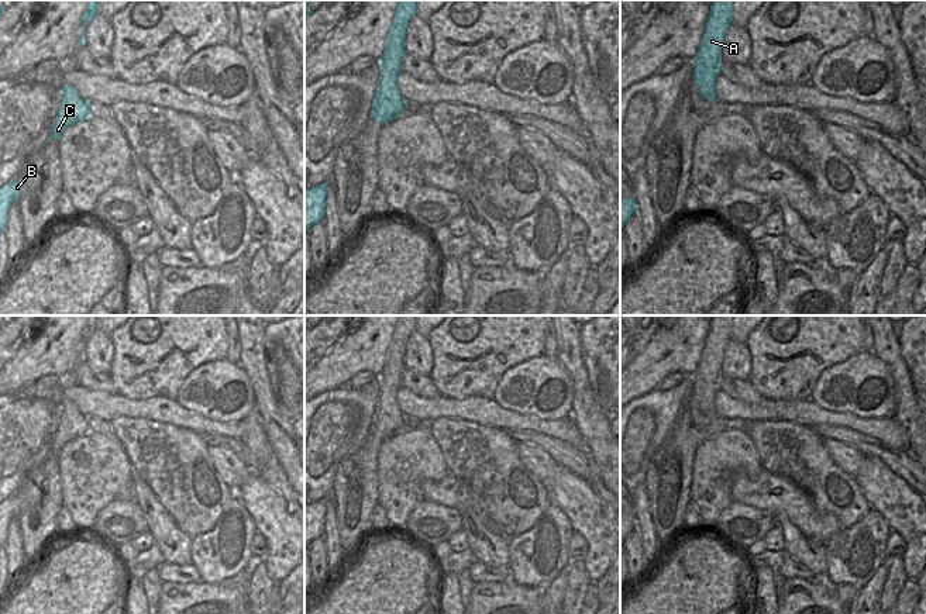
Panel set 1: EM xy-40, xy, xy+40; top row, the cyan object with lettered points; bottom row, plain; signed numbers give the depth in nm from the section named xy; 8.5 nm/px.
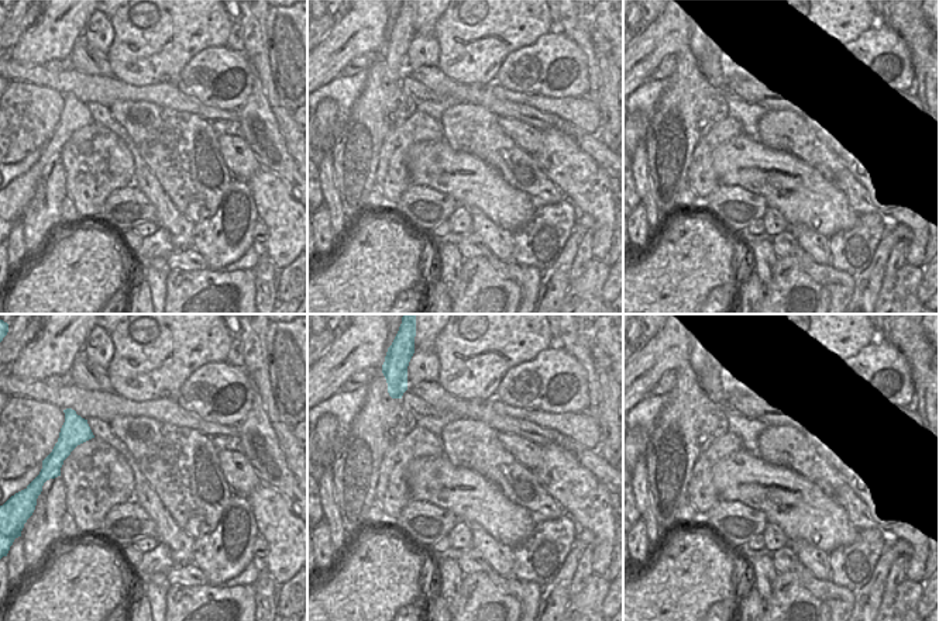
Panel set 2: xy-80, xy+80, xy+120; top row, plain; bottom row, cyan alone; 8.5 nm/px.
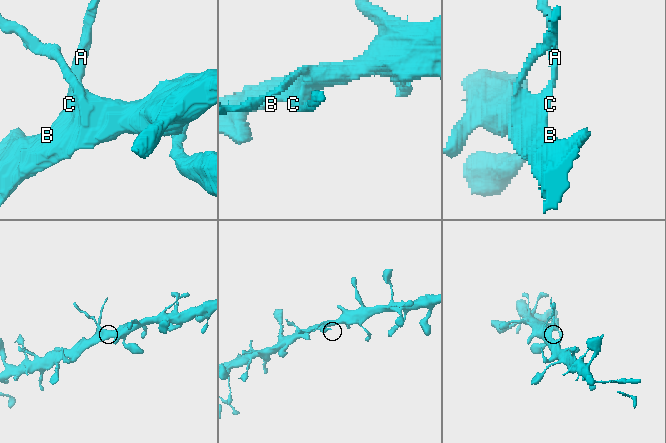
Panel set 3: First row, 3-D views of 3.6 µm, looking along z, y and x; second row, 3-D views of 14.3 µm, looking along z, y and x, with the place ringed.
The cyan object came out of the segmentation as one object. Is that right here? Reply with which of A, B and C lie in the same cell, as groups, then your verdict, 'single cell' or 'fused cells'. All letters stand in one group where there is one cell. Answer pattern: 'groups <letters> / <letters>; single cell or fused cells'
groups A B C; single cell

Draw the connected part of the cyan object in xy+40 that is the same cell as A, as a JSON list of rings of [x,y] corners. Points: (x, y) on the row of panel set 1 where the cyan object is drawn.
[[[712,0],[699,51],[693,59],[693,82],[705,100],[716,99],[715,80],[720,73],[723,39],[731,17],[733,0]]]

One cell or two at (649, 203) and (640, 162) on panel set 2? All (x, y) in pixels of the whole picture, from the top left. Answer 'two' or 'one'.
one

